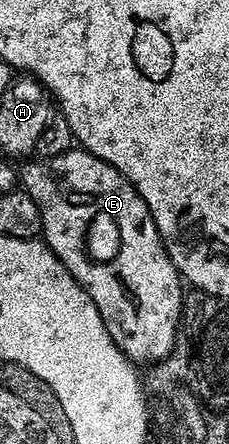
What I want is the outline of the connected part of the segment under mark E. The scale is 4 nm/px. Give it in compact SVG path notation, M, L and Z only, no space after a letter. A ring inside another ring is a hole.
M85 149L77 150L66 151L63 155L54 155L51 159L35 158L33 161L30 161L35 161L35 163L27 162L25 164L27 167L23 166L21 168L21 186L30 194L32 201L36 201L36 205L40 209L40 217L42 218L41 238L46 246L50 248L51 253L65 265L68 273L72 273L74 280L86 290L88 297L92 297L92 301L104 321L104 329L108 329L108 337L112 337L112 341L116 341L116 345L126 355L127 359L135 365L158 362L158 364L161 364L173 353L175 343L180 339L178 322L182 319L182 287L184 288L184 280L179 275L176 265L172 265L172 261L168 257L166 247L163 245L162 238L158 232L158 226L156 221L152 221L152 213L148 209L144 197L140 197L136 188L108 161L96 157L91 151Z

